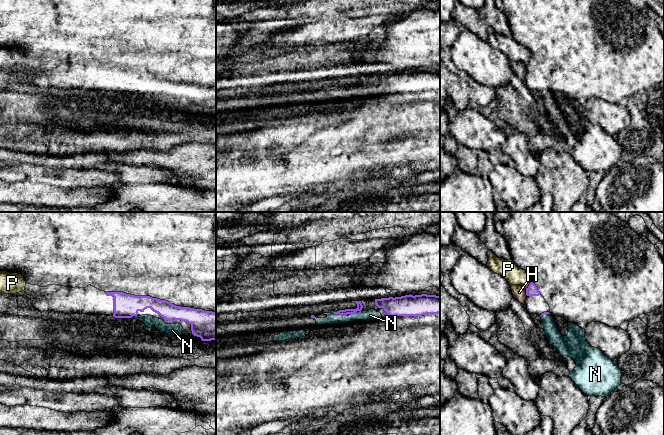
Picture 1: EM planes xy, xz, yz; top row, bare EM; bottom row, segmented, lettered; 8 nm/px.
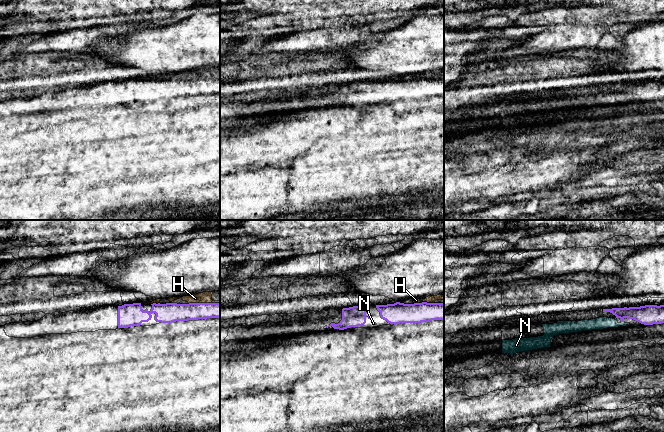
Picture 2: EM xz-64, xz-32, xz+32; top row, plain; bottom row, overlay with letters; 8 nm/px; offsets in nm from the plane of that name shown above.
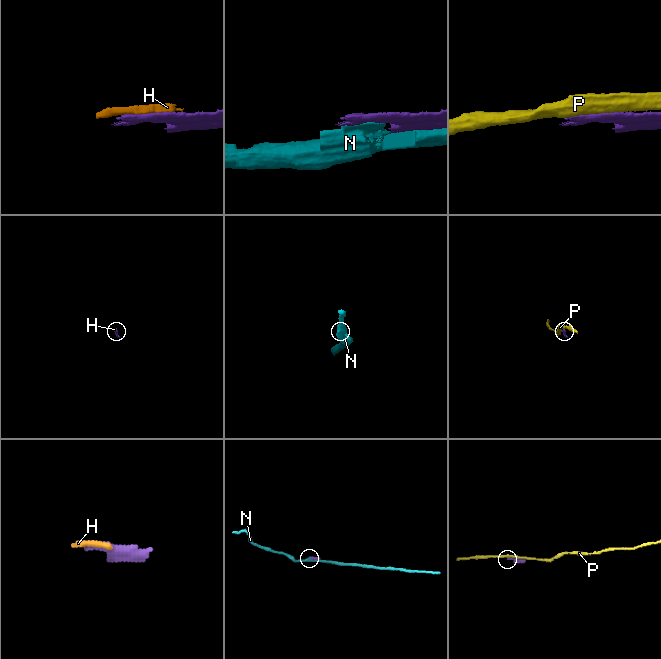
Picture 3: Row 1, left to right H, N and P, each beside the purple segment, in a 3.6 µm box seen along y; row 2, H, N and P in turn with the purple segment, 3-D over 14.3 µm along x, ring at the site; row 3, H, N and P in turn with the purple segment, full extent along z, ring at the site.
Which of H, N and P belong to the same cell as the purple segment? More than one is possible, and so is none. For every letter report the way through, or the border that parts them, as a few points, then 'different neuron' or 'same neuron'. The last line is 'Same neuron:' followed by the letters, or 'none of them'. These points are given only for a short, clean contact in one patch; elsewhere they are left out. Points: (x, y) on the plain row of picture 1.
H: same neuron
N: different neuron
P: different neuron
Same neuron: H

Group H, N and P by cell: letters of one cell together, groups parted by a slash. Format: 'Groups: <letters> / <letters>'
Groups: H / N / P

